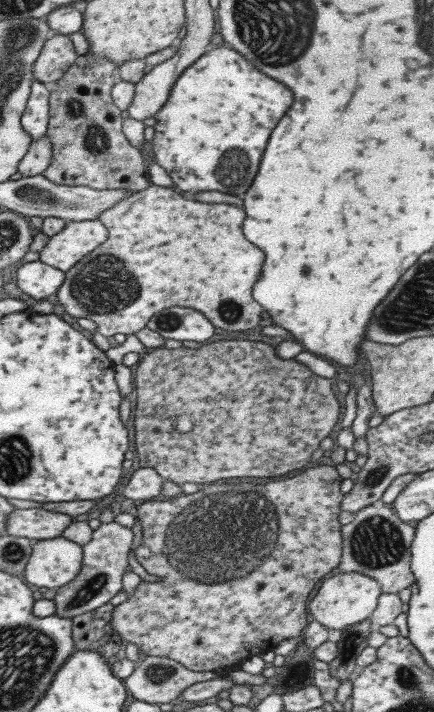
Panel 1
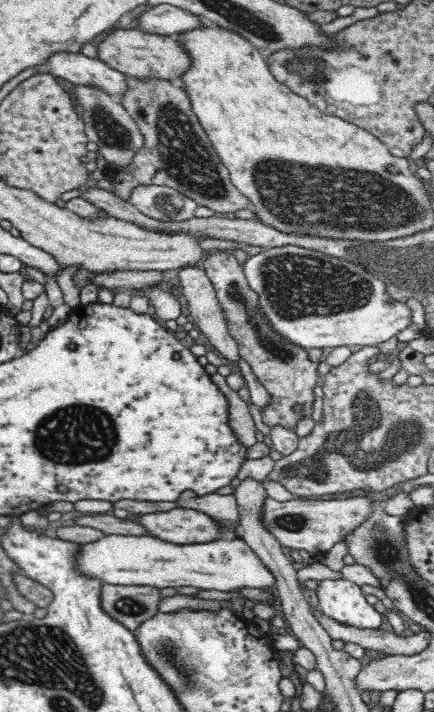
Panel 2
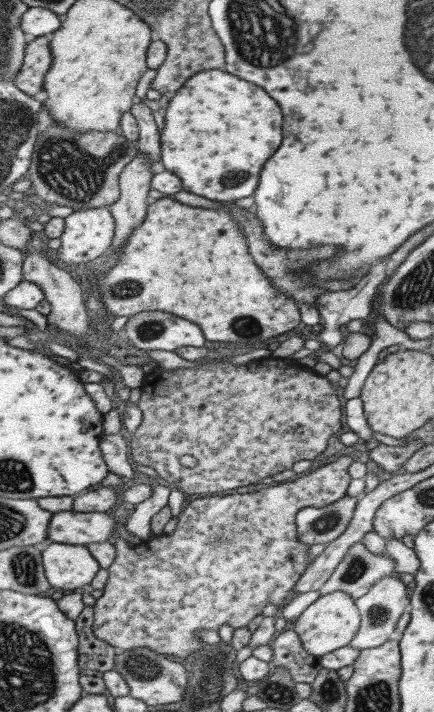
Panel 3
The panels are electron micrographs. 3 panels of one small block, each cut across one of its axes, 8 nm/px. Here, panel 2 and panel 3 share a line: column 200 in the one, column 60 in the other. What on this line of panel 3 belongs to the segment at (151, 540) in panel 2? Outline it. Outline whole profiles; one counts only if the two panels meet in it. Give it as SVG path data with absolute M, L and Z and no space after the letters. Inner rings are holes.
M51 542L40 555L44 577L51 587L71 591L86 588L99 570L86 545Z

